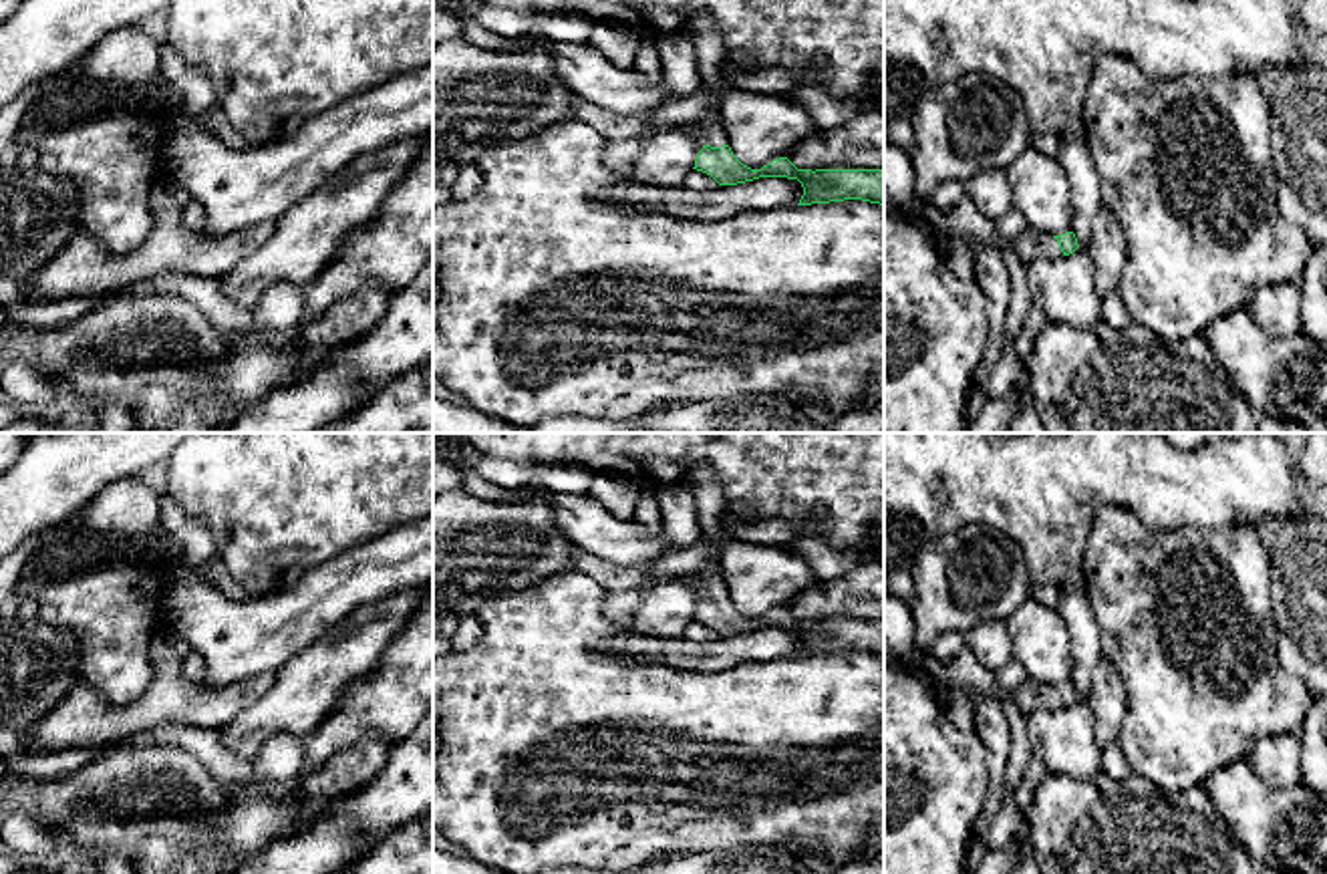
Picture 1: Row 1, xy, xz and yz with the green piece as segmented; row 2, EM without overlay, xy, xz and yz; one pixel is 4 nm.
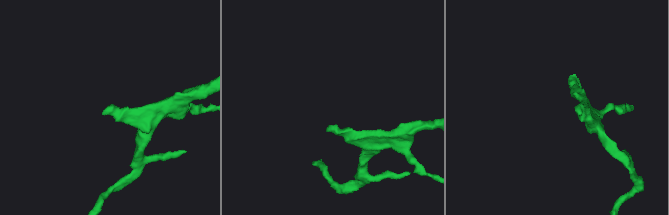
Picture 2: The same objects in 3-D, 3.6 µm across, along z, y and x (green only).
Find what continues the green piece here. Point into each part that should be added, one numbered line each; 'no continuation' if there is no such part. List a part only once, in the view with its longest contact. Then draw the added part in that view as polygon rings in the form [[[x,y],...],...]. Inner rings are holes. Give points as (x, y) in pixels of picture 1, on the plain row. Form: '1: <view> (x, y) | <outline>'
1: xz (707, 580) | [[[713,548],[709,554],[709,564],[691,576],[683,576],[691,580],[703,596],[721,598],[727,596],[727,588],[719,574],[717,550]]]

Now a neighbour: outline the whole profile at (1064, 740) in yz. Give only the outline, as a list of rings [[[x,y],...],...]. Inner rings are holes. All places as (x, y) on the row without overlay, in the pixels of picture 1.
[[[1087,701],[1029,713],[1025,727],[1033,755],[1043,761],[1047,773],[1087,781],[1103,771],[1103,747],[1095,737],[1097,723]]]

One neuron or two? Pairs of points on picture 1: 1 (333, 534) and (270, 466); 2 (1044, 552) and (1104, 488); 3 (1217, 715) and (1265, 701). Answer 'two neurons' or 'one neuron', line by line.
1: one neuron
2: one neuron
3: one neuron

